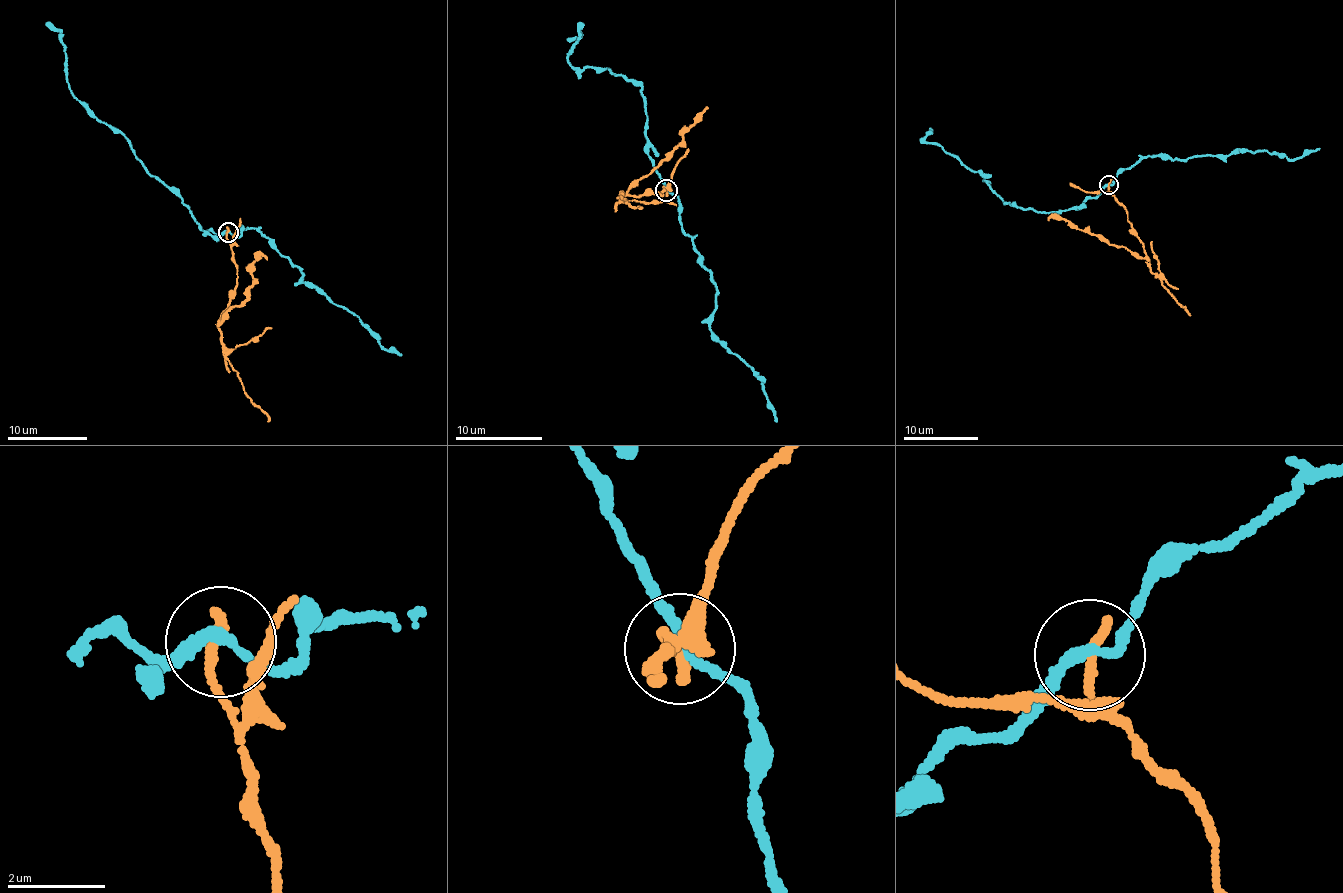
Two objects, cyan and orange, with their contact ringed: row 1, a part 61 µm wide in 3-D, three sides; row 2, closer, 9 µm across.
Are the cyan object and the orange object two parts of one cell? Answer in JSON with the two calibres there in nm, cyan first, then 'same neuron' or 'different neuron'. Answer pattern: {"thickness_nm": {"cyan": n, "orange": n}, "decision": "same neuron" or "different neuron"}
{"thickness_nm": {"cyan": 200, "orange": 240}, "decision": "different neuron"}

